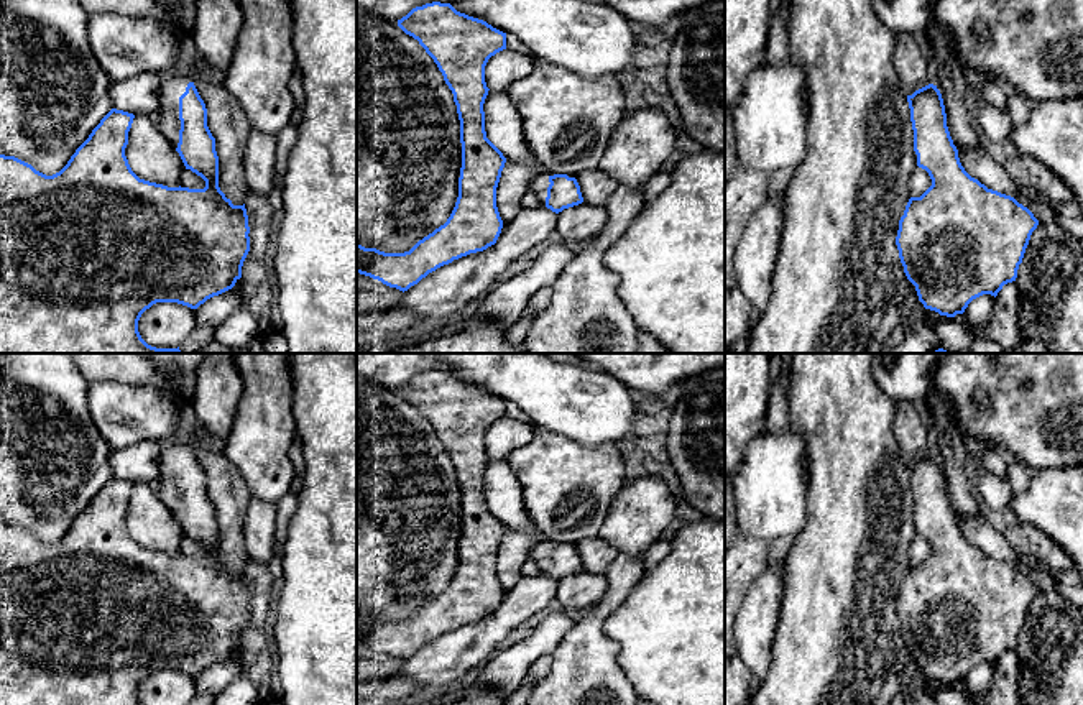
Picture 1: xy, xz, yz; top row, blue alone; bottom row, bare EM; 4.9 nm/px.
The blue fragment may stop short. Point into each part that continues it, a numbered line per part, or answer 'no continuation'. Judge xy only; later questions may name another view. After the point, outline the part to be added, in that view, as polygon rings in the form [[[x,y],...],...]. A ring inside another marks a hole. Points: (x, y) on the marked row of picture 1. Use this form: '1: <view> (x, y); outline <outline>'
1: xy (171, 89); outline [[[174,76],[161,81],[159,113],[158,123],[169,143],[177,148],[179,143],[179,97],[186,92],[187,84],[192,82],[186,76]]]

